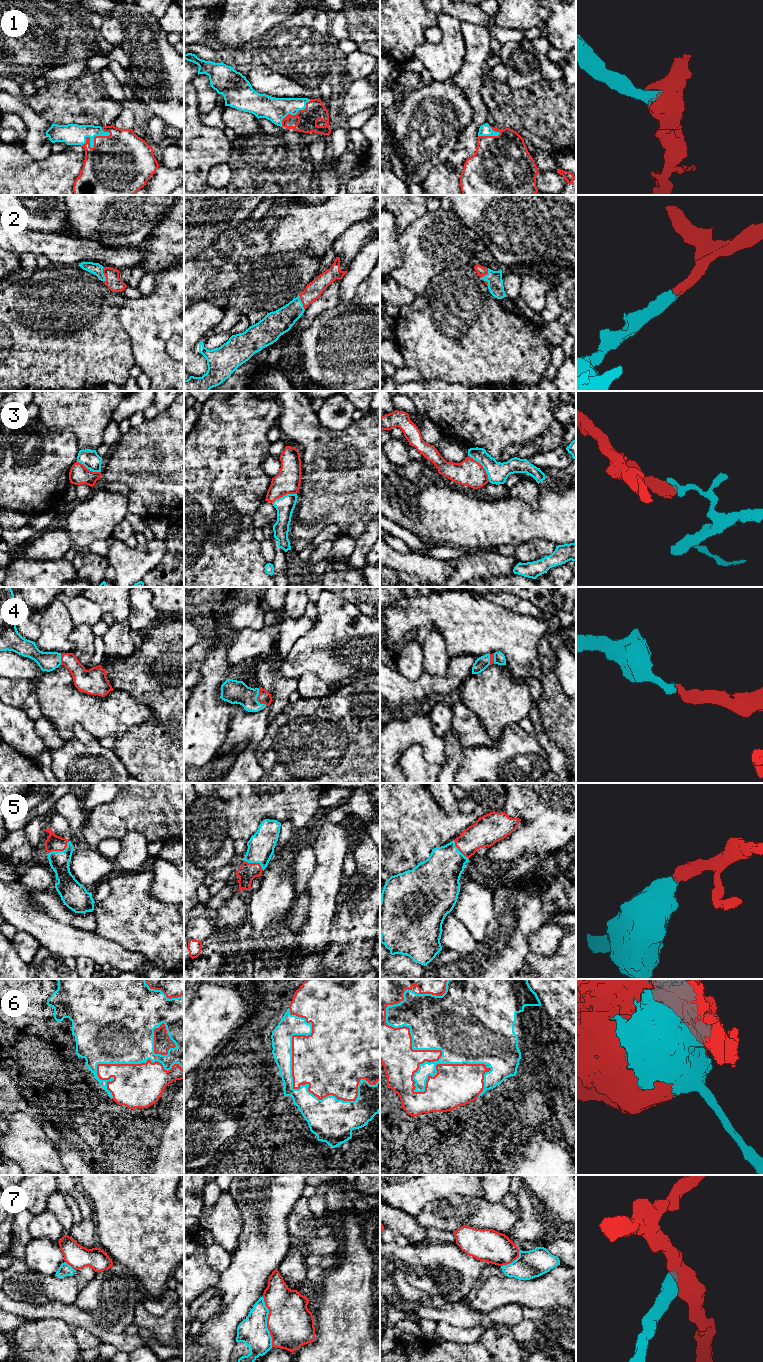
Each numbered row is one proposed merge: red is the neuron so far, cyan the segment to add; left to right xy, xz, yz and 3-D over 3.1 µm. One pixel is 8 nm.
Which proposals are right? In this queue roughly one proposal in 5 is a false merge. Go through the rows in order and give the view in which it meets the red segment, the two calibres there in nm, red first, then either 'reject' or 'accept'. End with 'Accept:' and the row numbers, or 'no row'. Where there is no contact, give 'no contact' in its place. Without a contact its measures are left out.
1: xy | 500/180 nm | accept
2: xy | 120/100 nm | accept
3: yz | 220/170 nm | reject
4: xz | 110/190 nm | accept
5: xy | 130/160 nm | accept
6: yz | 280/190 nm | accept
7: xz | 360/240 nm | reject
Accept: 1, 2, 4, 5, 6

